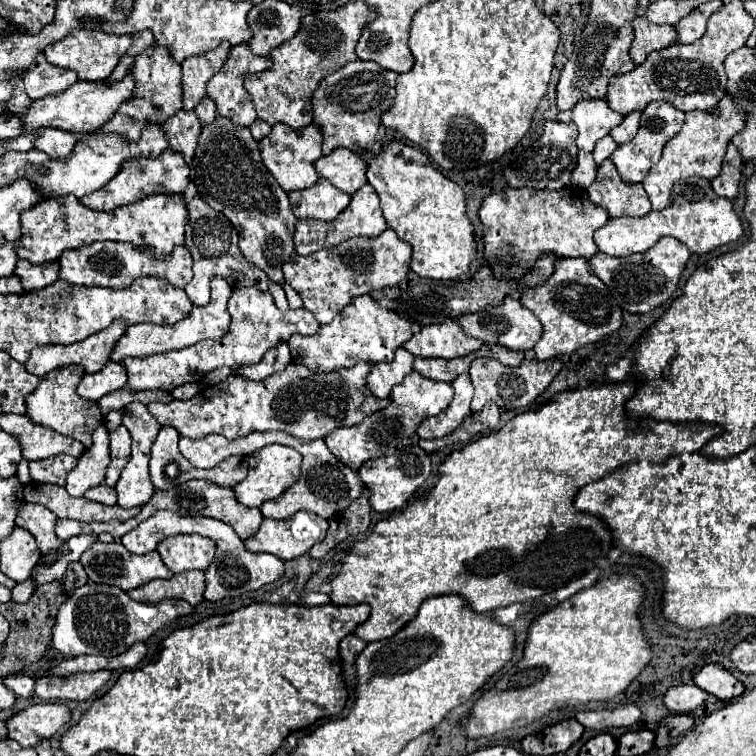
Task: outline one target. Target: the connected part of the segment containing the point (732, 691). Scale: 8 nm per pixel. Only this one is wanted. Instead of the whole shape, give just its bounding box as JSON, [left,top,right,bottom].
[693,663,745,701]

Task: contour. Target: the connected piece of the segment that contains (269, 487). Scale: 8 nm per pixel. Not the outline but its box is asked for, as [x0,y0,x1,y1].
[235,445,301,507]

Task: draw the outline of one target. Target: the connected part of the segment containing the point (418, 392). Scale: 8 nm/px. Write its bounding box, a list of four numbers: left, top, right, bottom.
[325,371,453,471]

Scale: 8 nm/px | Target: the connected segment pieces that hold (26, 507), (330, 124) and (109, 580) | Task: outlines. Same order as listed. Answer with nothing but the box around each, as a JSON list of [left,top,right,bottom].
[[15,503,67,555],[313,61,397,155],[81,541,173,591]]

